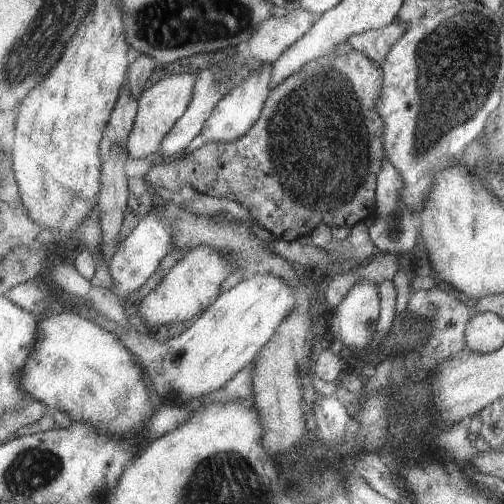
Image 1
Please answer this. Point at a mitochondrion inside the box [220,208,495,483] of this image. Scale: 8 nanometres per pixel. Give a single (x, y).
(333, 464)

